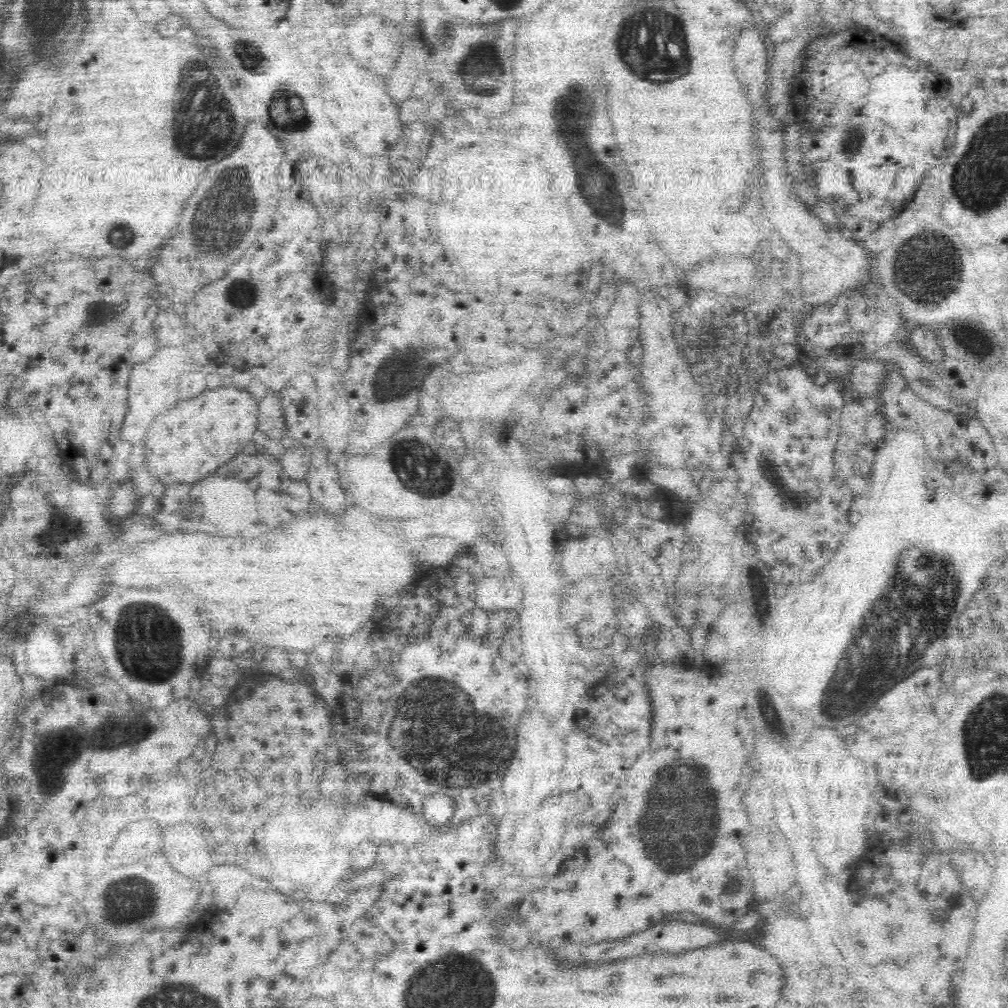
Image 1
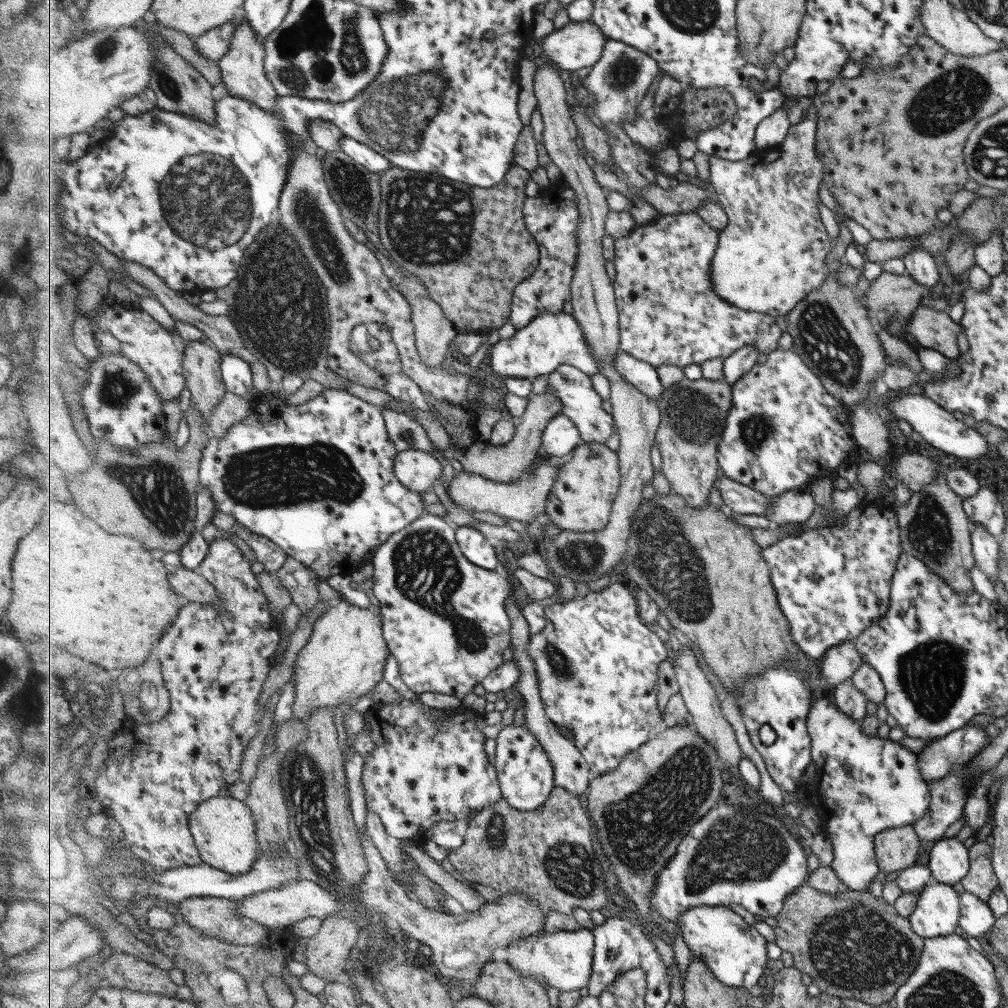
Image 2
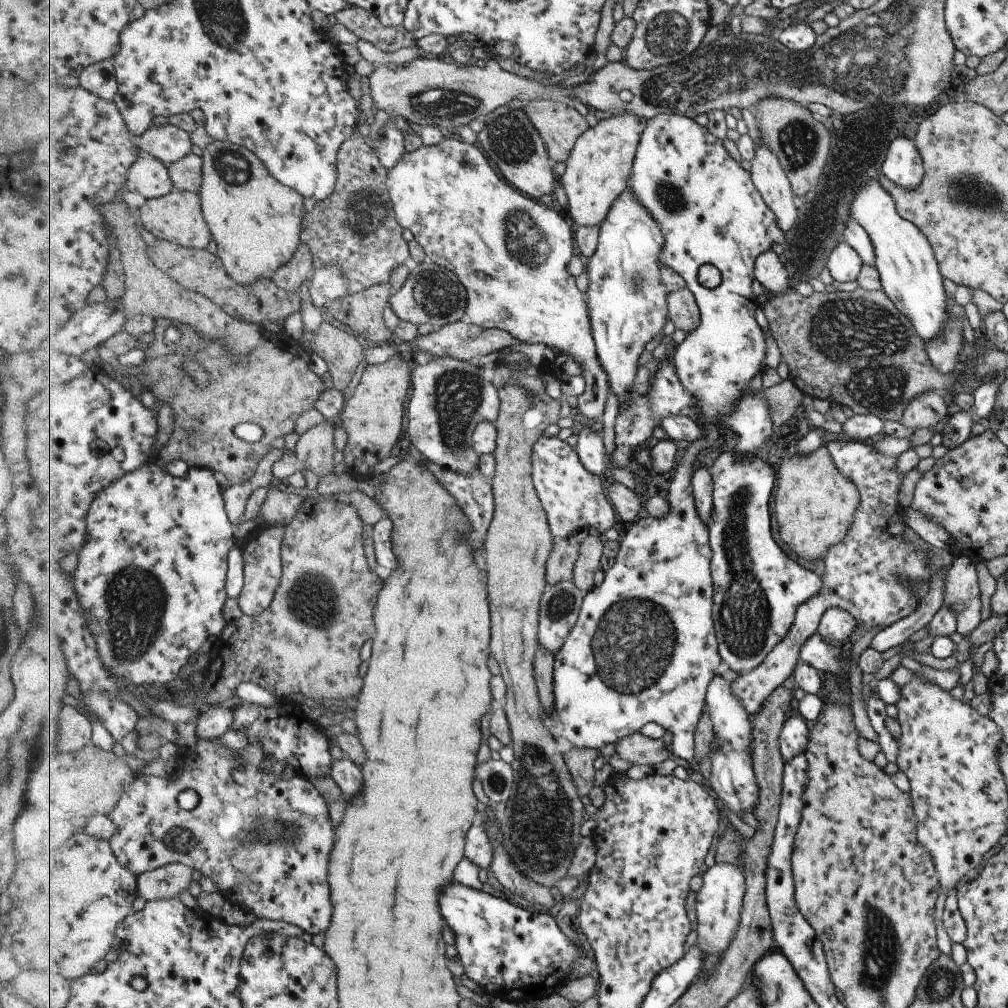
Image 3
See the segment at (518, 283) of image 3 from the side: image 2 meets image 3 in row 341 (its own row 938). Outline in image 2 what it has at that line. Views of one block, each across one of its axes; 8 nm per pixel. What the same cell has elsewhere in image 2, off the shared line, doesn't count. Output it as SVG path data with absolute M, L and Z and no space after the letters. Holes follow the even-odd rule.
M591 929L559 930L551 933L545 931L511 943L508 946L507 959L521 976L535 978L560 992L569 992L588 988L594 972L594 950L595 934Z

